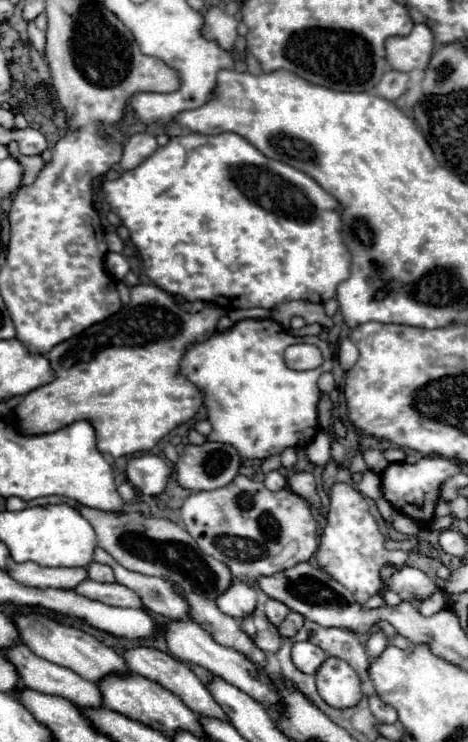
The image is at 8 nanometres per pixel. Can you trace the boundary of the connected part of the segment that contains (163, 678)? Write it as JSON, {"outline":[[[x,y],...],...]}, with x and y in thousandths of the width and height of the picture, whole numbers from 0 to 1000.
{"outline":[[[288,871],[288,873],[267,873],[259,887],[267,889],[271,900],[288,908],[301,908],[318,916],[335,916],[344,925],[361,927],[370,935],[378,935],[417,962],[421,960],[438,960],[438,965],[464,965],[468,970],[485,970],[481,960],[472,960],[472,954],[464,954],[464,946],[455,943],[455,938],[447,938],[447,930],[438,927],[438,922],[378,887],[361,884],[357,879],[344,879],[335,873],[318,873],[318,871]]]}

